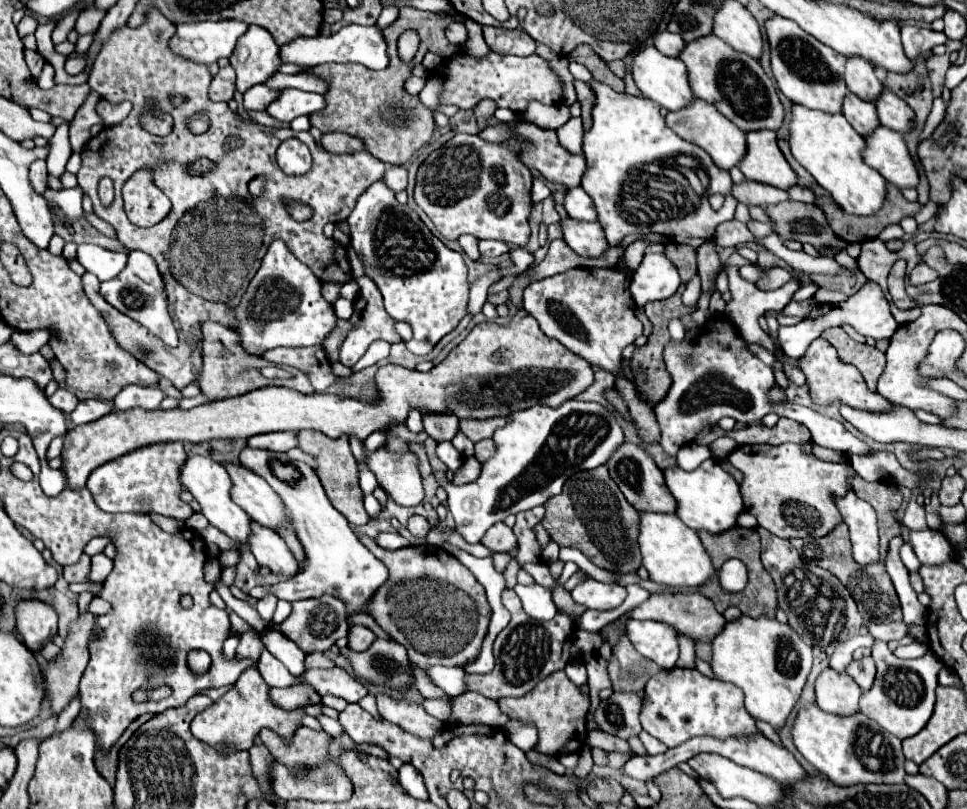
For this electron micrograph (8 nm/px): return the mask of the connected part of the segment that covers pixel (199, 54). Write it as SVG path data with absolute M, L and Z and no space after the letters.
M199 21L177 25L169 49L195 63L211 67L219 59L229 59L237 39L247 31L243 21Z

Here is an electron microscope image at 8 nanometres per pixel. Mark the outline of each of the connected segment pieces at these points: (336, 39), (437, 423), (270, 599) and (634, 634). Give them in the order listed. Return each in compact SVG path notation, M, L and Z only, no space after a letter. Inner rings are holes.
M347 25L341 27L335 35L323 37L295 37L287 45L281 45L279 57L283 63L293 63L299 67L313 67L319 63L361 63L369 69L385 69L389 57L385 53L385 41L381 37L381 29L377 27L361 27L361 25Z
M421 413L429 437L435 441L451 441L459 431L459 419L451 413Z
M267 595L263 599L257 601L257 613L261 615L263 621L271 621L273 619L273 613L275 613L275 605L277 605L277 599L273 595Z
M637 621L627 623L627 637L633 647L647 659L655 661L663 669L673 669L679 657L677 633L659 621Z

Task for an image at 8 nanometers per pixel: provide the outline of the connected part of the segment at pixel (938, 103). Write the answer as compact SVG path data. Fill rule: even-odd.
M939 96L934 98L931 113L927 118L923 133L918 138L918 143L931 137L935 128L943 121L945 109L946 107L942 97Z

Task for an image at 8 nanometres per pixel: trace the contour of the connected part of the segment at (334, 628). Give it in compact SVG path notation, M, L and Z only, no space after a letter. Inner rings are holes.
M323 595L319 599L295 601L291 615L279 627L281 627L281 633L285 637L289 637L291 641L295 641L305 653L325 651L337 639L347 637L347 631L349 631L349 625L347 625L347 609L345 609L345 605L339 599L329 597L329 595Z

